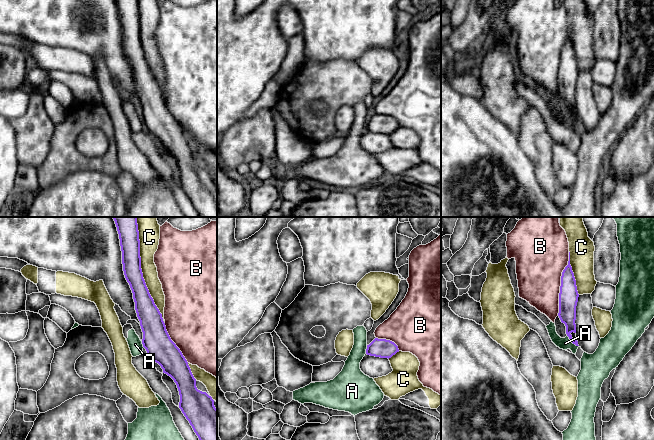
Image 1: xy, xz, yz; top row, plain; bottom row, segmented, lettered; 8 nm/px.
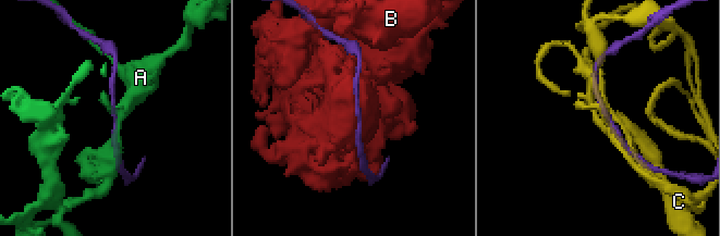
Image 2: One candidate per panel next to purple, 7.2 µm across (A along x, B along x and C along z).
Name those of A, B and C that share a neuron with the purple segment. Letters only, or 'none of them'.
C

